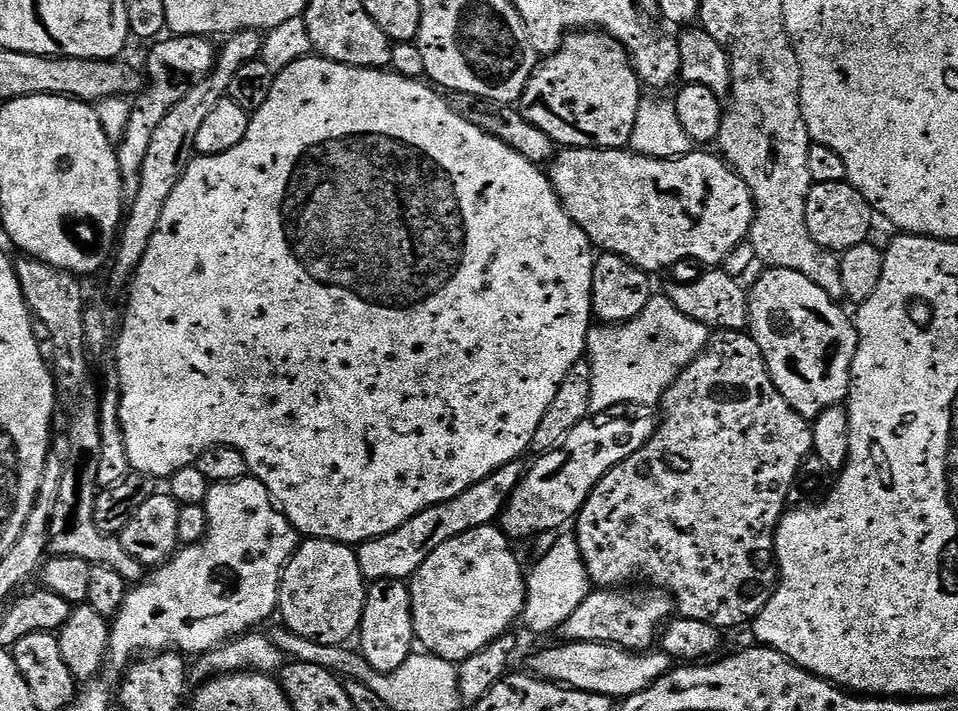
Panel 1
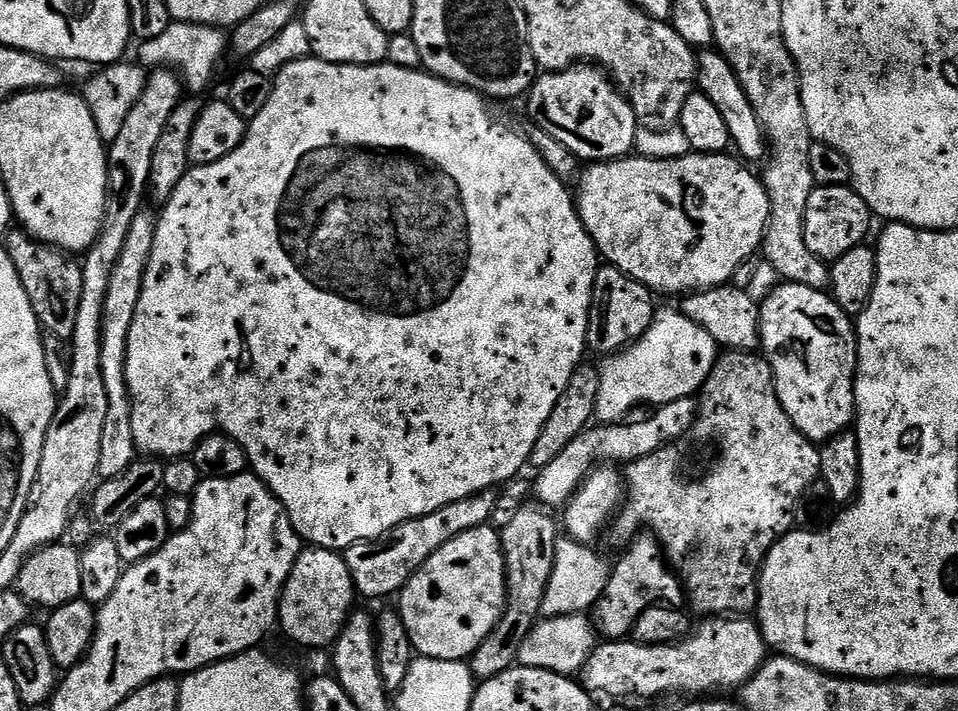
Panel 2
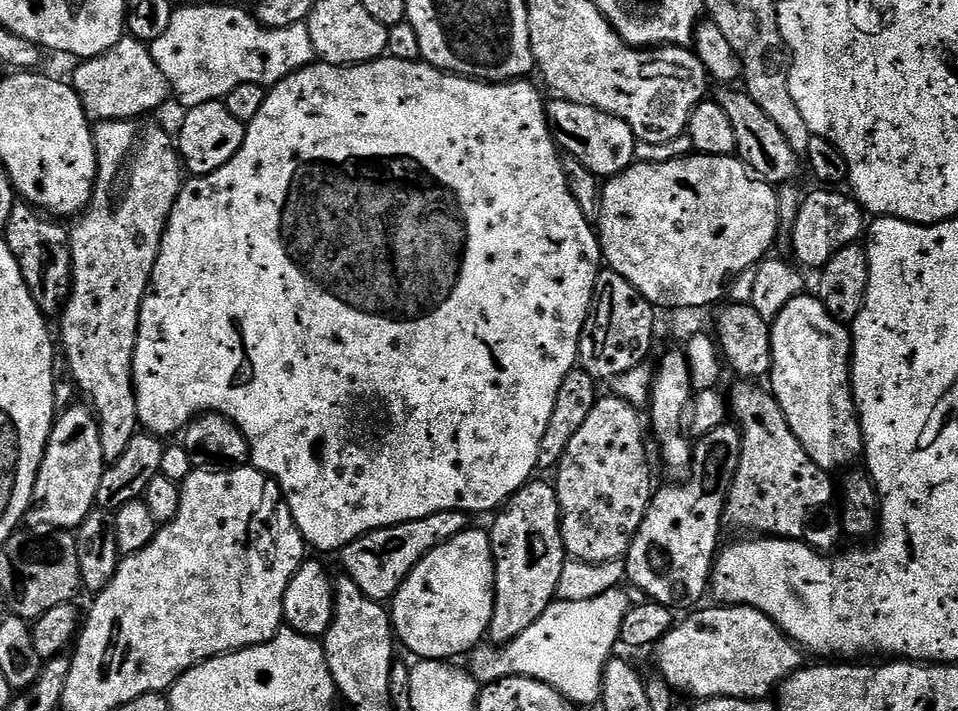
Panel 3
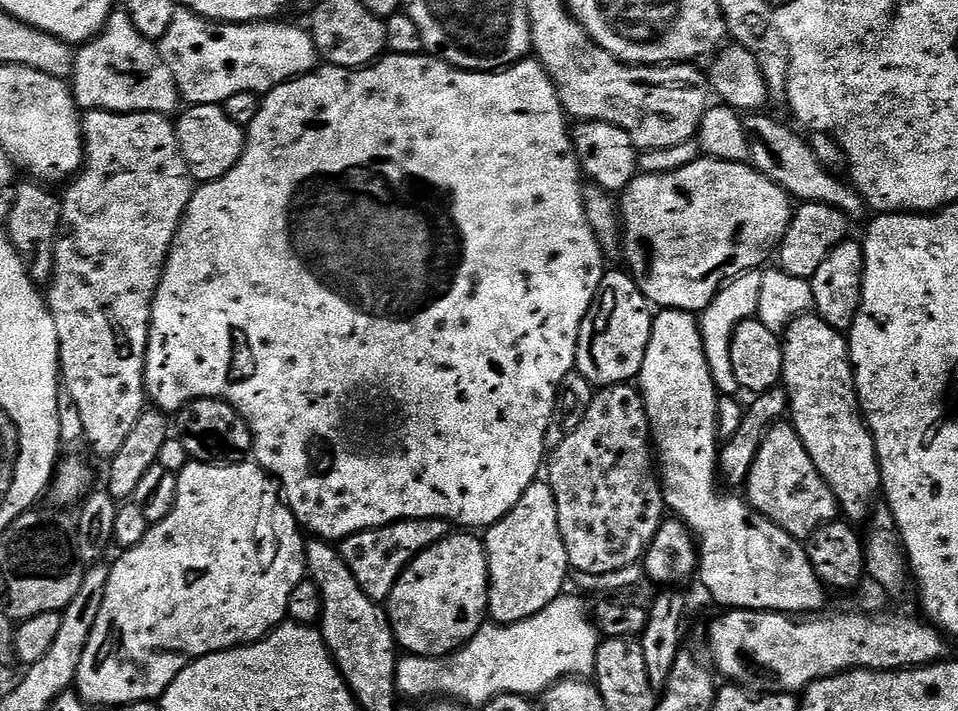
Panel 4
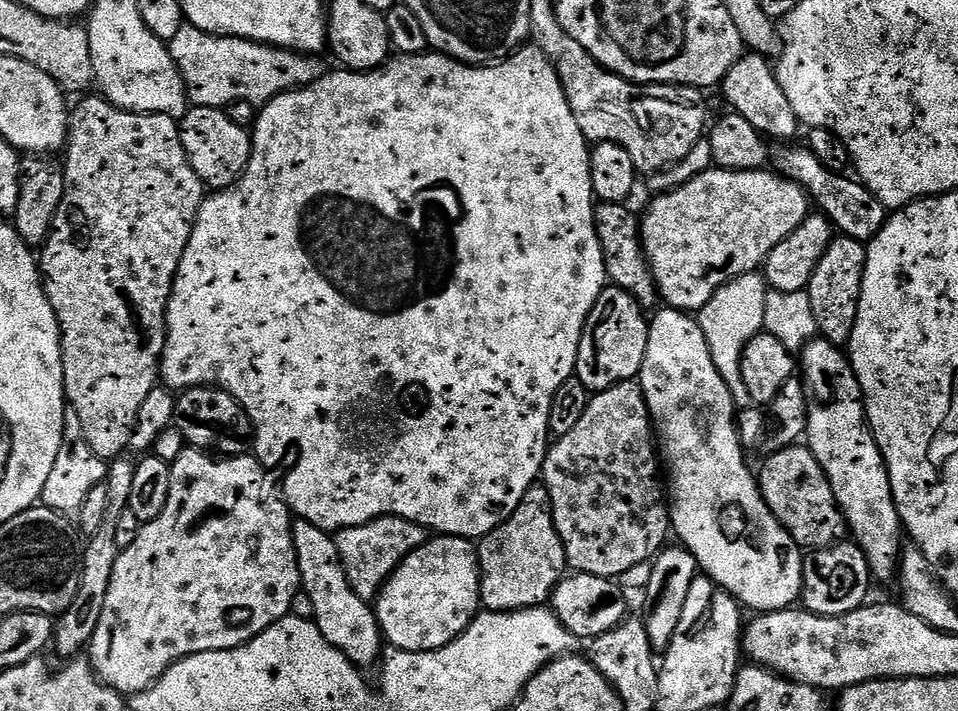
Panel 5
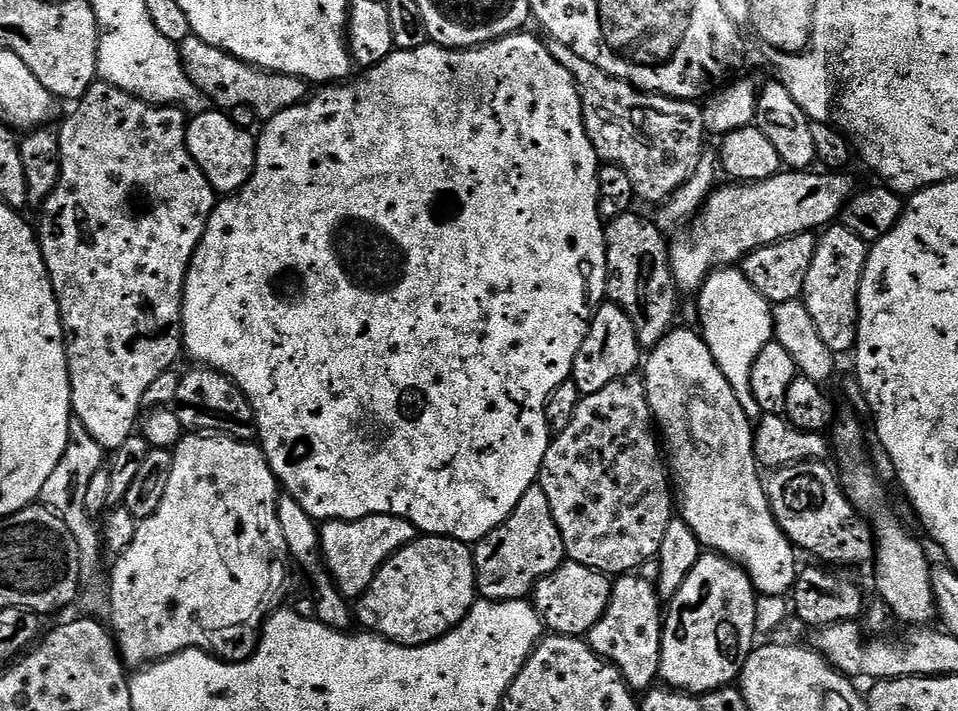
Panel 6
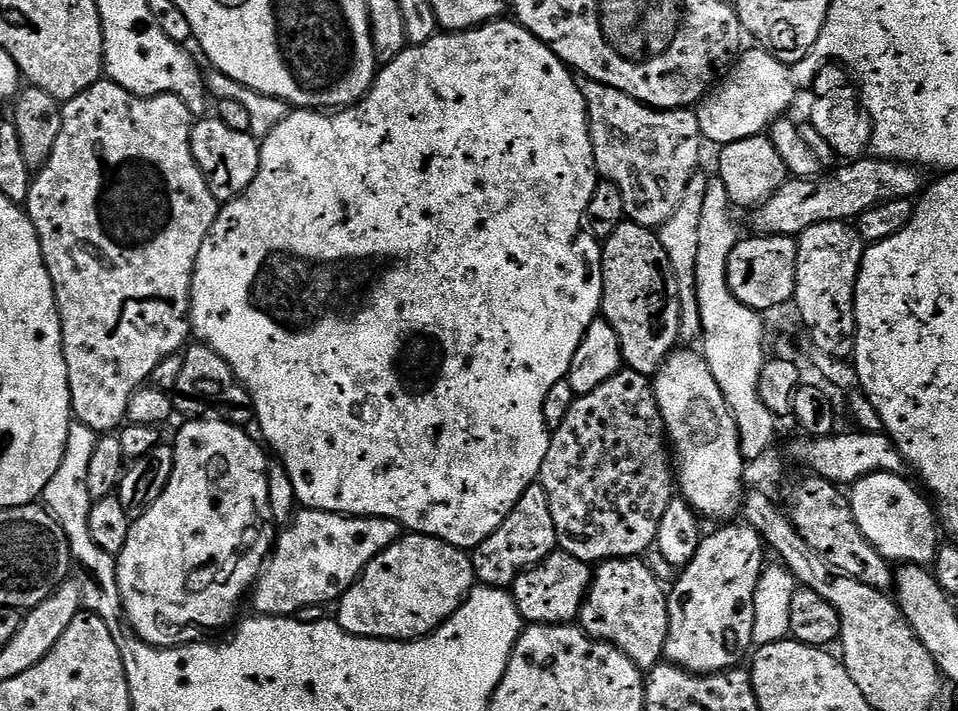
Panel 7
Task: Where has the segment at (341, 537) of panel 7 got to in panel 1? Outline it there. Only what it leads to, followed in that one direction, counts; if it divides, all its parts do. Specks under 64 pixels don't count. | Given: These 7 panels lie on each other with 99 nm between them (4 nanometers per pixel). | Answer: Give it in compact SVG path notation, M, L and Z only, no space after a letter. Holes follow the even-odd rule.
M523 459L510 462L494 474L487 476L482 482L472 484L466 490L462 490L458 498L450 498L441 504L430 506L414 514L414 518L398 526L398 530L359 545L355 551L358 566L361 567L365 581L407 581L420 569L422 562L426 562L426 558L430 558L430 554L434 554L434 550L442 546L442 542L450 542L450 538L458 538L458 534L466 534L466 530L496 524L504 507L508 505L508 499L524 478L526 471L524 463Z

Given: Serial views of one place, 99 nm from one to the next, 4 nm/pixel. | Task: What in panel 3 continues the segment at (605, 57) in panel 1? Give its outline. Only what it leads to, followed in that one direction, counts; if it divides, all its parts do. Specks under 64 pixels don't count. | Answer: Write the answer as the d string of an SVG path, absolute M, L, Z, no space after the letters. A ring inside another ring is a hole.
M559 98L549 99L546 107L552 139L567 155L578 158L582 166L586 166L586 170L593 172L596 177L616 176L636 160L638 141L630 126L622 122L622 118L614 118L614 114L606 114L594 106Z

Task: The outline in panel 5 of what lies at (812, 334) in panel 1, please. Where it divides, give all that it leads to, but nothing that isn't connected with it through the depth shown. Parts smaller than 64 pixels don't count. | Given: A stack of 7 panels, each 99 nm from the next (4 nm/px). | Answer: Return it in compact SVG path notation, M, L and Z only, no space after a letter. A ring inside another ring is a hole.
M815 338L809 341L799 353L798 368L802 373L804 388L808 391L808 398L811 401L808 406L806 447L812 451L814 458L818 458L818 466L822 466L830 482L830 490L834 490L834 498L844 515L847 531L854 543L866 554L866 562L872 571L873 581L895 581L900 567L902 525L890 486L888 464L882 458L882 450L871 428L868 427L864 415L864 395L852 369L852 362L848 359L843 347L823 338Z

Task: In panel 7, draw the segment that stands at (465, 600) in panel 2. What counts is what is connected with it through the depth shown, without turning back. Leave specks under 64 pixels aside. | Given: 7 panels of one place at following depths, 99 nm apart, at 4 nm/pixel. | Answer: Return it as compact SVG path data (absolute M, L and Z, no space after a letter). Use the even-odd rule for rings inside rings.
M404 534L392 543L378 558L366 566L366 570L356 579L354 586L340 597L334 619L341 630L350 636L365 636L371 640L403 640L411 642L422 636L430 636L441 624L459 610L468 599L468 593L477 583L472 569L472 557L465 549L455 548L437 536Z

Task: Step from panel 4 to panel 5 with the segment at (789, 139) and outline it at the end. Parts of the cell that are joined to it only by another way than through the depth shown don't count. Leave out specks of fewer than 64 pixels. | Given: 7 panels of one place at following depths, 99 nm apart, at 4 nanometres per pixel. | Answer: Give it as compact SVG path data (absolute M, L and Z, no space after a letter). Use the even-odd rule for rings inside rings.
M776 142L770 148L770 164L779 175L785 180L793 180L805 189L816 204L821 213L832 221L832 227L837 233L849 236L855 240L871 242L876 237L878 230L882 230L885 220L888 219L890 212L870 194L870 190L865 184L861 184L859 179L851 175L831 172L818 162L818 158L806 146L792 148L791 143Z

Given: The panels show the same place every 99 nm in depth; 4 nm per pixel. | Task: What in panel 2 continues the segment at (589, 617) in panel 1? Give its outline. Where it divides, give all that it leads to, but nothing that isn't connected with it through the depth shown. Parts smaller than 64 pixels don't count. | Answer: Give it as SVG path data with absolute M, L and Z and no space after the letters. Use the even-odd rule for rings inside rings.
M637 535L625 548L628 549L625 550L624 557L617 564L615 562L611 569L605 592L590 612L593 629L608 642L631 637L633 626L648 608L663 605L665 608L683 609L686 604L683 583L670 567L664 549L655 536Z

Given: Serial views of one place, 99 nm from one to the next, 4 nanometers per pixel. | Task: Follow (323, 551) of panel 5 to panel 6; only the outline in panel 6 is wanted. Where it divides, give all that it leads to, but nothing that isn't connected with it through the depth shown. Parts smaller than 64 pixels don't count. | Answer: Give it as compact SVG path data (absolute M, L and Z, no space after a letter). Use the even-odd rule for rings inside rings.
M287 494L281 495L277 499L276 513L278 514L278 526L282 526L282 538L286 538L291 563L295 567L297 564L312 579L312 588L316 591L312 591L316 603L315 619L331 628L351 629L351 624L354 624L354 612L349 601L345 600L342 593L336 589L336 582L332 579L332 575L328 573L320 551L320 528L317 521L313 520L310 514L306 514L306 510L302 510L302 506L298 506L298 502L293 496Z

